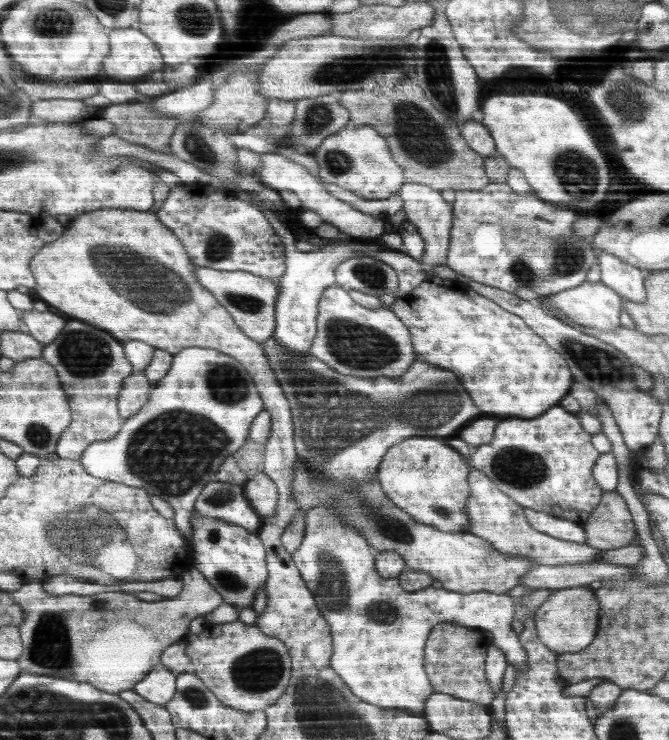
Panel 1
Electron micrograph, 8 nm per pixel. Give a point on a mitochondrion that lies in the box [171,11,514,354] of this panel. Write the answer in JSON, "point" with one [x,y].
{"point":[420,133]}

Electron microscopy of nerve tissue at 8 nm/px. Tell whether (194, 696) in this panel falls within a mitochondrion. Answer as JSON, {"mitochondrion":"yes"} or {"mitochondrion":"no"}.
{"mitochondrion":"yes"}

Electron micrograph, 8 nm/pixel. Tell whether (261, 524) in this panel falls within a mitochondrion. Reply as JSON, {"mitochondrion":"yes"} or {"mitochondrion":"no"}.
{"mitochondrion":"no"}

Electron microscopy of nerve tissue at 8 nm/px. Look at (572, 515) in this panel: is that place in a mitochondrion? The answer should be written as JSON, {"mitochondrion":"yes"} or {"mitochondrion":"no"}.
{"mitochondrion":"no"}

